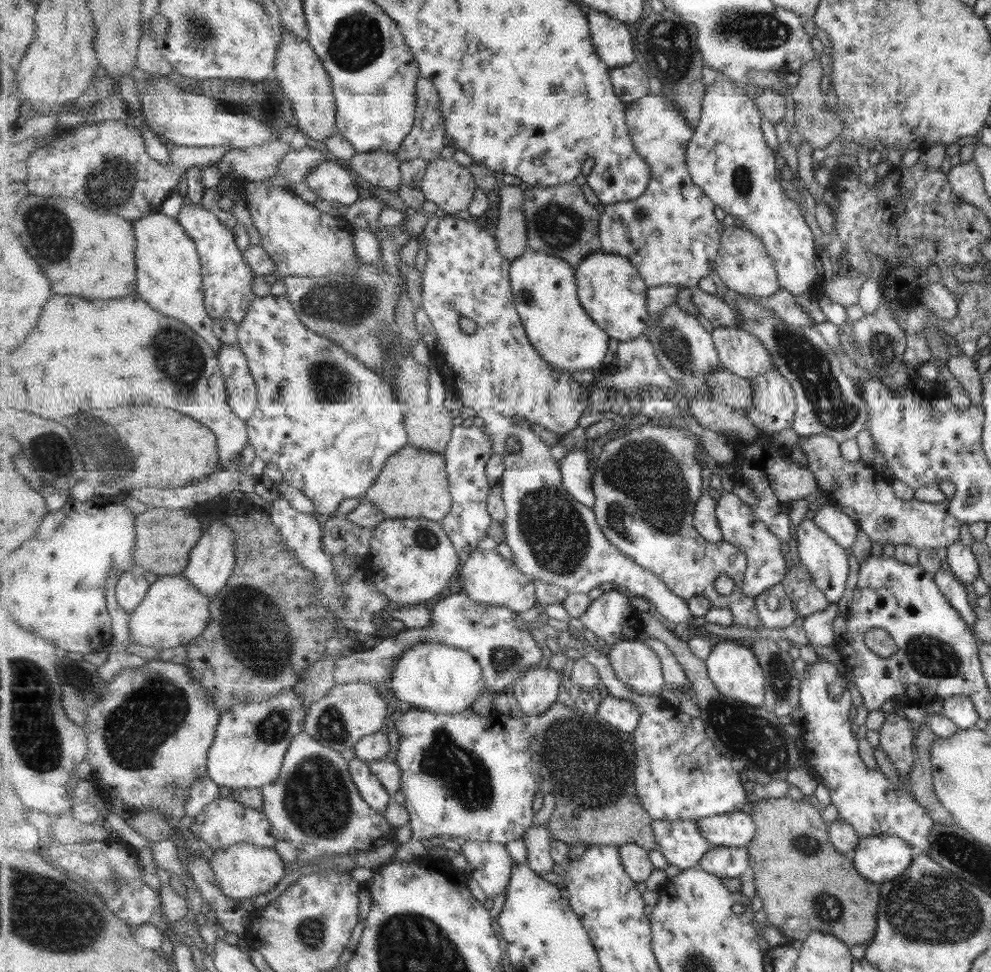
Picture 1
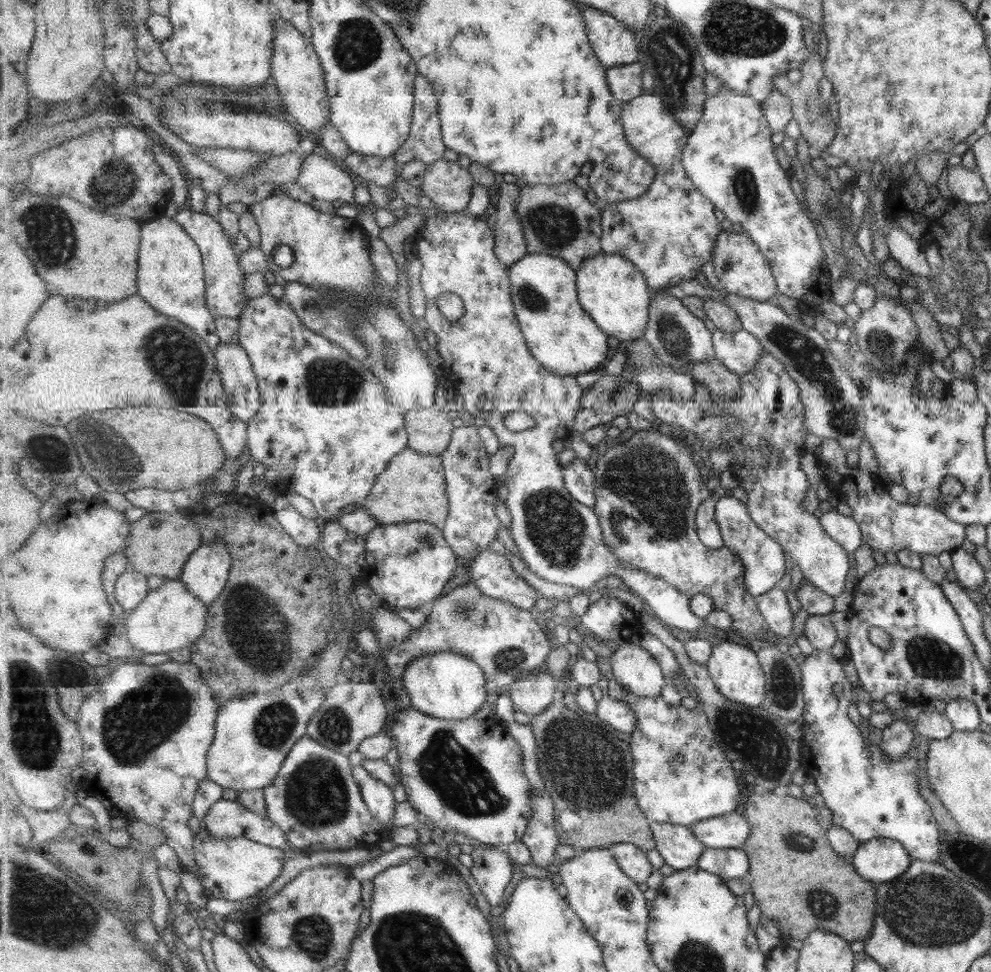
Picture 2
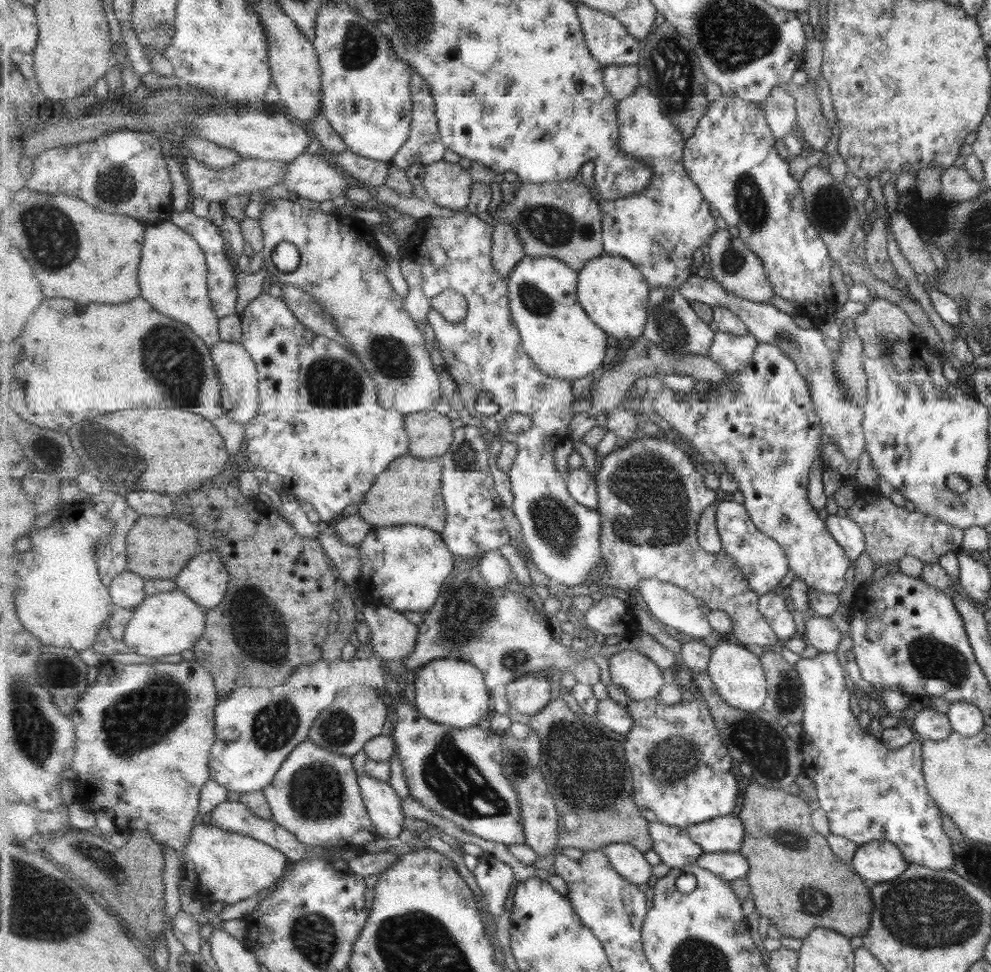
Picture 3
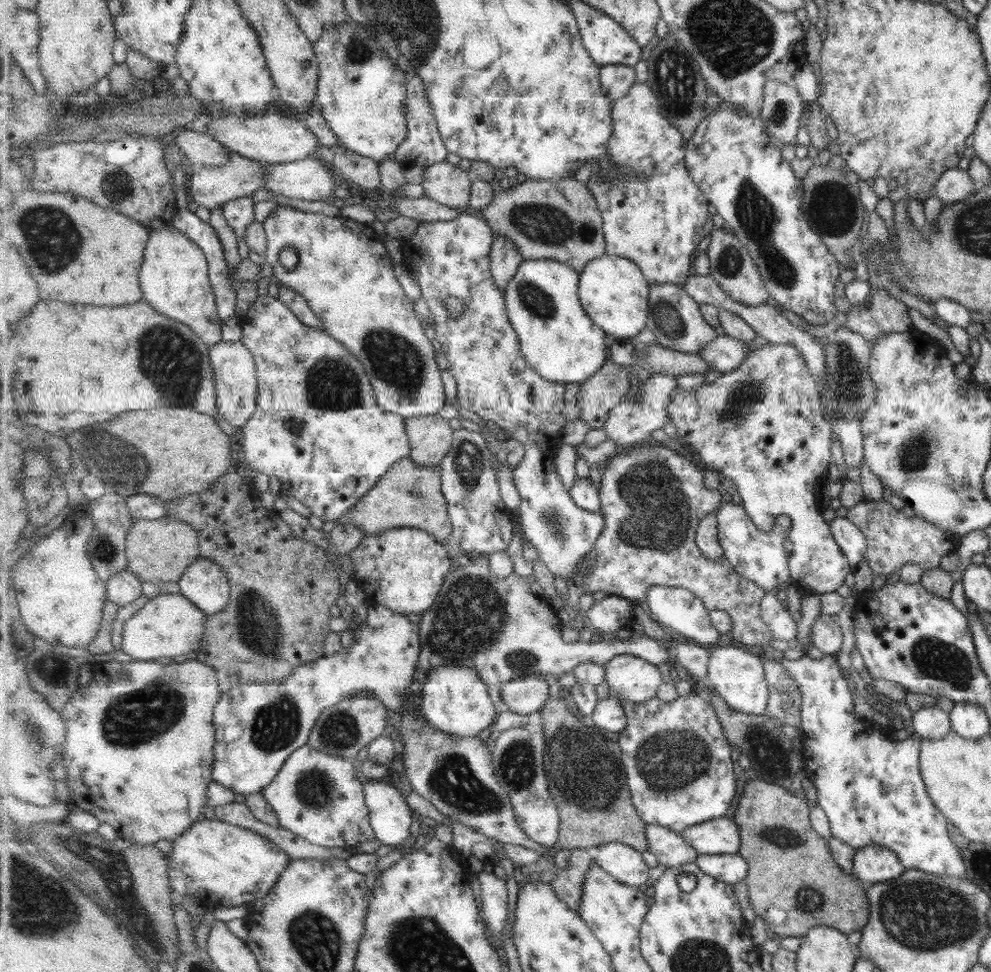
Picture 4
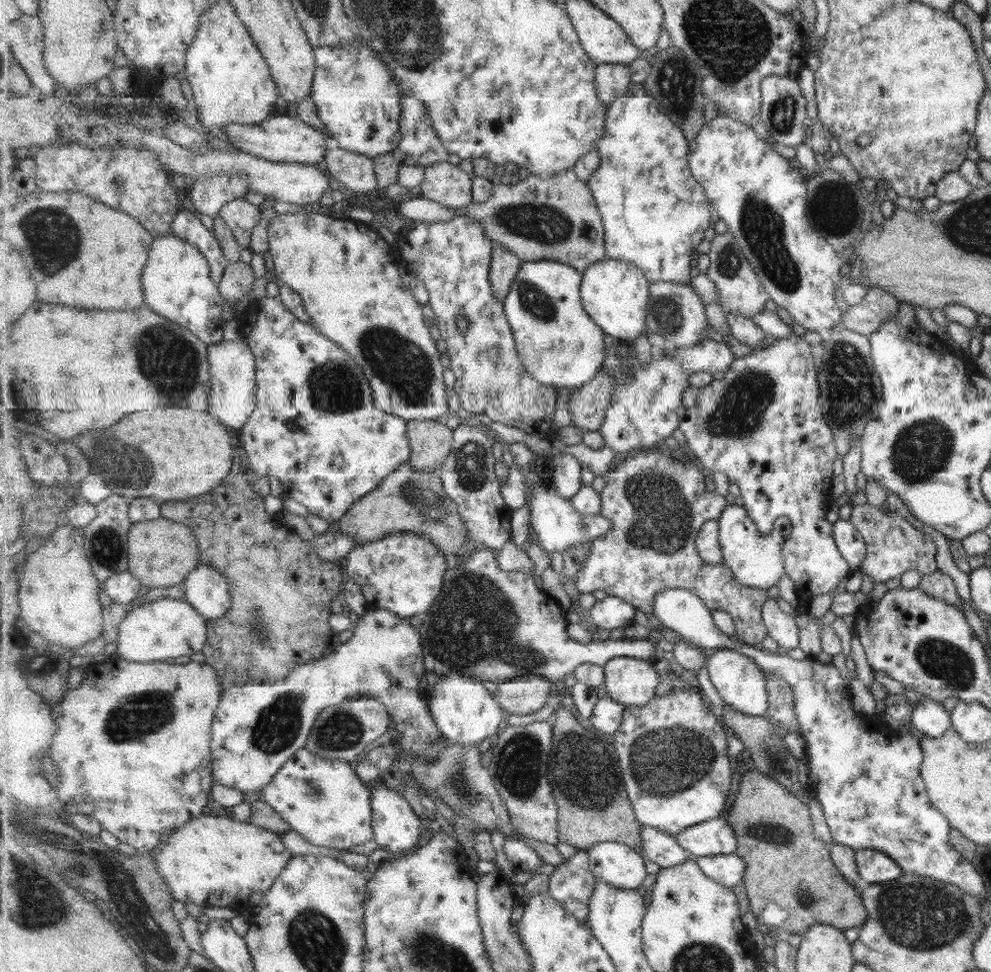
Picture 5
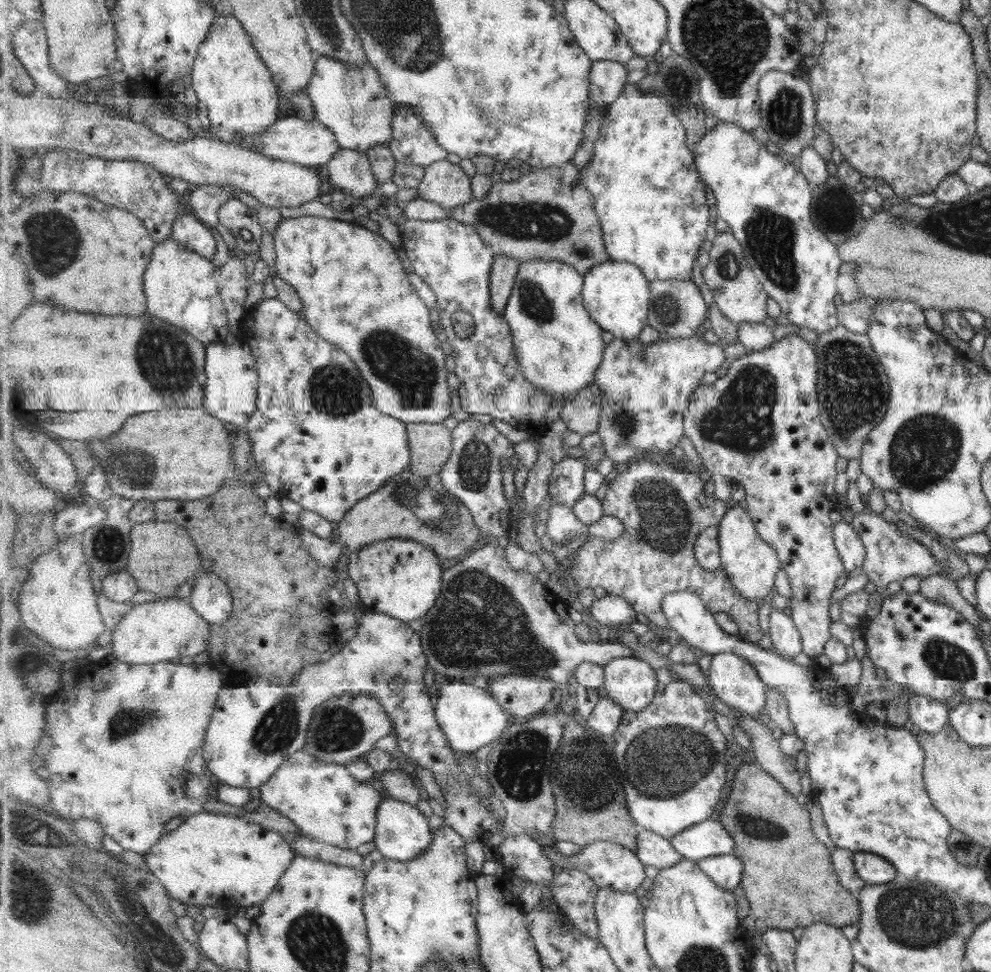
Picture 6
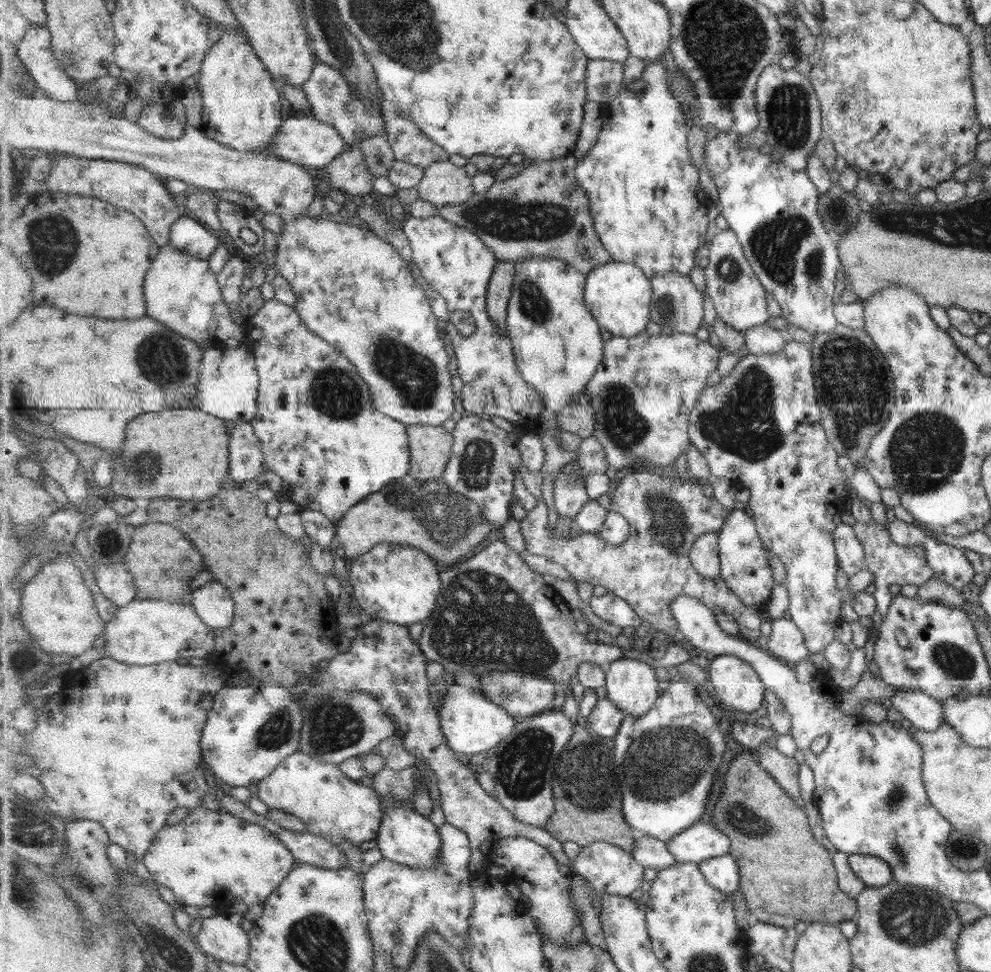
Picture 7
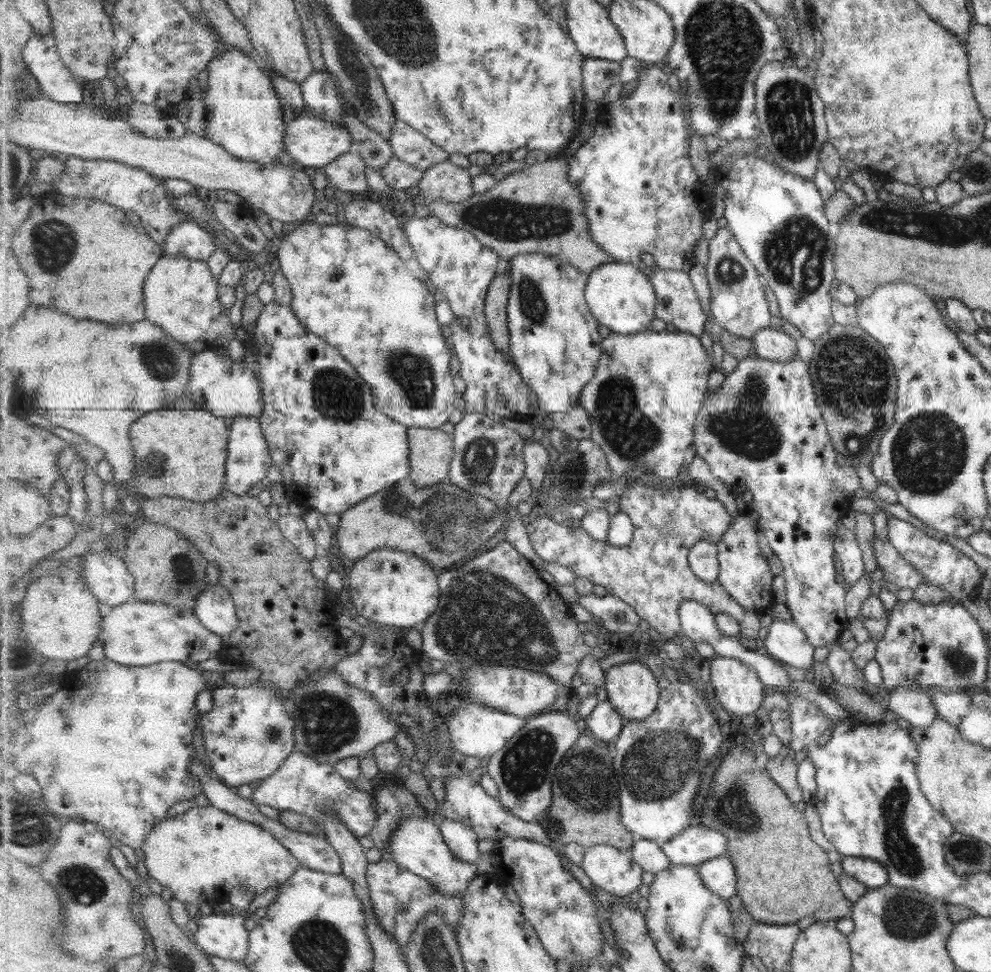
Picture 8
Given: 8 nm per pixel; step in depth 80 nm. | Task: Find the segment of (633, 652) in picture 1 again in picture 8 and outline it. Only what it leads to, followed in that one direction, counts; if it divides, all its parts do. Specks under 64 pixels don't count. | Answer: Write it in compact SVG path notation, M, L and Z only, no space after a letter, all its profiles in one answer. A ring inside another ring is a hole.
M625 662L613 665L606 671L604 688L608 694L607 700L622 714L625 721L644 721L658 708L661 690L664 683L659 676L643 663Z

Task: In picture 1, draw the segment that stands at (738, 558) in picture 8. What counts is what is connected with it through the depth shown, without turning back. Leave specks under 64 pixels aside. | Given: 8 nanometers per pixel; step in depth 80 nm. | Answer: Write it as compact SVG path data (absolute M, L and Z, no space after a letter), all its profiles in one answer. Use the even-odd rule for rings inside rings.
M724 492L721 497L716 497L716 513L719 519L724 540L735 543L746 550L749 558L747 578L744 579L743 592L753 598L769 590L772 586L783 582L789 565L785 563L785 557L781 552L781 541L755 513L754 507L745 504L737 494Z

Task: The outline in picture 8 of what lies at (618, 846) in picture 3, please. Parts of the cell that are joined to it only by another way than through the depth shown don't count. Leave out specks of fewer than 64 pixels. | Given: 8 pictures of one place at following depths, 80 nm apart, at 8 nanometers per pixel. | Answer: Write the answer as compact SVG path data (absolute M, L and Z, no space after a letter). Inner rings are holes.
M613 845L586 847L582 869L591 882L614 896L629 896L643 884L643 868Z

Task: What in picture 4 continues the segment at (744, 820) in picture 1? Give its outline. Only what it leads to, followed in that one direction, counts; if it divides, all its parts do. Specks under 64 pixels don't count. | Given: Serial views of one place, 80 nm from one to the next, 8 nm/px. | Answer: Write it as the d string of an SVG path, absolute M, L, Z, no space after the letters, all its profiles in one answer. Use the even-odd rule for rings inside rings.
M726 817L688 826L682 835L700 855L735 854L742 845L739 824L734 819Z

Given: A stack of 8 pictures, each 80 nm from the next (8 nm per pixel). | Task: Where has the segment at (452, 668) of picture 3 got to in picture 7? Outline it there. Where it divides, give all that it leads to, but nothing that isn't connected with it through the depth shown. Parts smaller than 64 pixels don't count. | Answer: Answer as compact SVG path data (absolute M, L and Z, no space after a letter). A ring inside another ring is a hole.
M450 683L444 691L444 702L439 713L448 746L463 758L479 753L490 754L491 749L497 748L519 726L519 718L486 697L479 687L468 689Z

